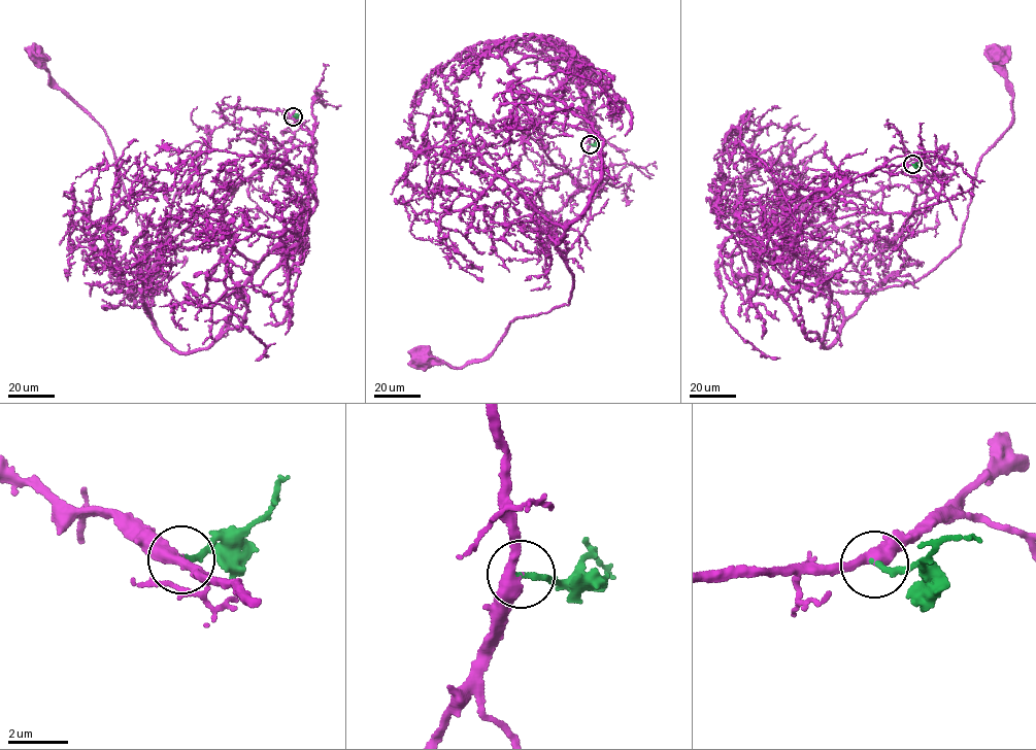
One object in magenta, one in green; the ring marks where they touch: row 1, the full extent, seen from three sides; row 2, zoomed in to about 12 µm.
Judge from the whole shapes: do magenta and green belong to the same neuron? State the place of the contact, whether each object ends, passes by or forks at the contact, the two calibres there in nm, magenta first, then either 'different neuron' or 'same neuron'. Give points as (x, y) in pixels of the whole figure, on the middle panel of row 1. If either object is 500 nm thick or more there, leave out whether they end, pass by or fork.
at (590, 144); magenta passes by; green ends there; 400 nm thick on the magenta side, 180 nm on the other; same neuron

